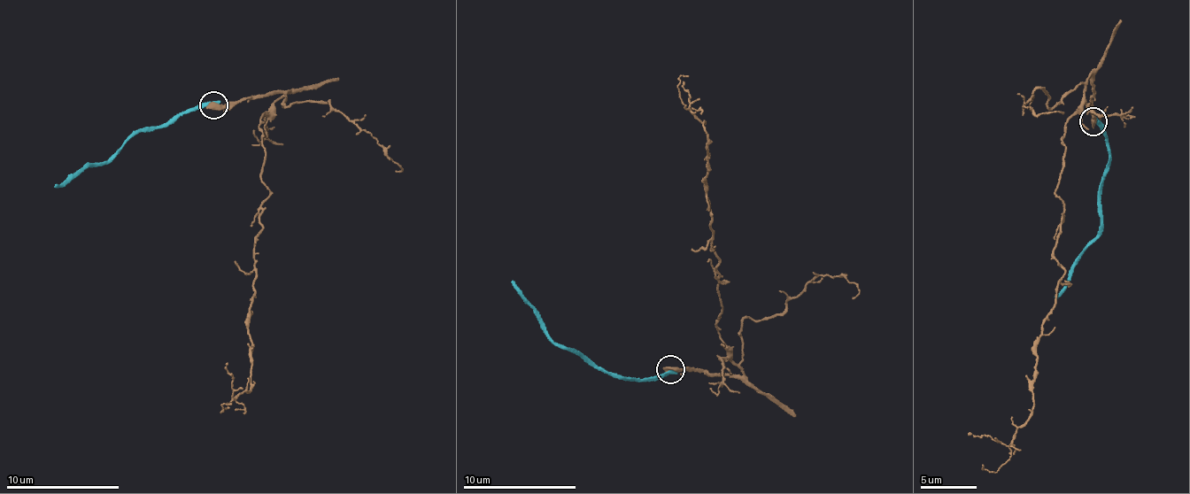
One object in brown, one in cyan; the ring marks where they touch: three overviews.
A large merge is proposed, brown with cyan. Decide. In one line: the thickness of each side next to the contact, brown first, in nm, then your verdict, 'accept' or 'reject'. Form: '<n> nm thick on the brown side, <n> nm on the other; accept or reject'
280 nm thick on the brown side, 380 nm on the other; reject

